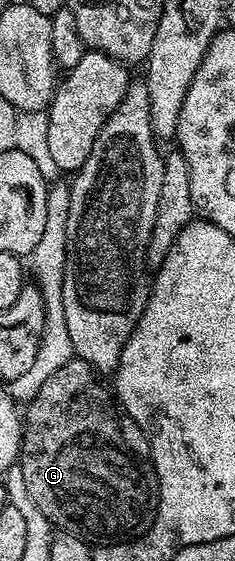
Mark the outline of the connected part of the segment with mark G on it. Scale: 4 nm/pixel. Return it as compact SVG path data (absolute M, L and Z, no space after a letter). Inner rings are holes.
M73 356L69 362L62 364L62 368L58 368L58 372L54 372L54 376L50 376L50 380L46 380L46 384L42 384L42 388L38 388L38 396L34 396L31 402L27 403L26 409L22 414L22 433L20 436L20 457L18 464L22 468L22 480L26 480L26 492L30 492L34 504L38 504L38 508L42 508L42 516L46 516L53 527L59 528L66 534L77 534L79 538L85 540L112 538L108 540L111 540L113 543L127 542L144 535L151 528L152 522L156 518L156 503L158 501L156 471L152 469L147 461L128 453L126 444L122 440L120 418L118 417L117 407L114 405L113 395L110 393L109 387L107 390L99 380L101 381L97 371L92 369L92 365L89 362L84 362L81 358Z

